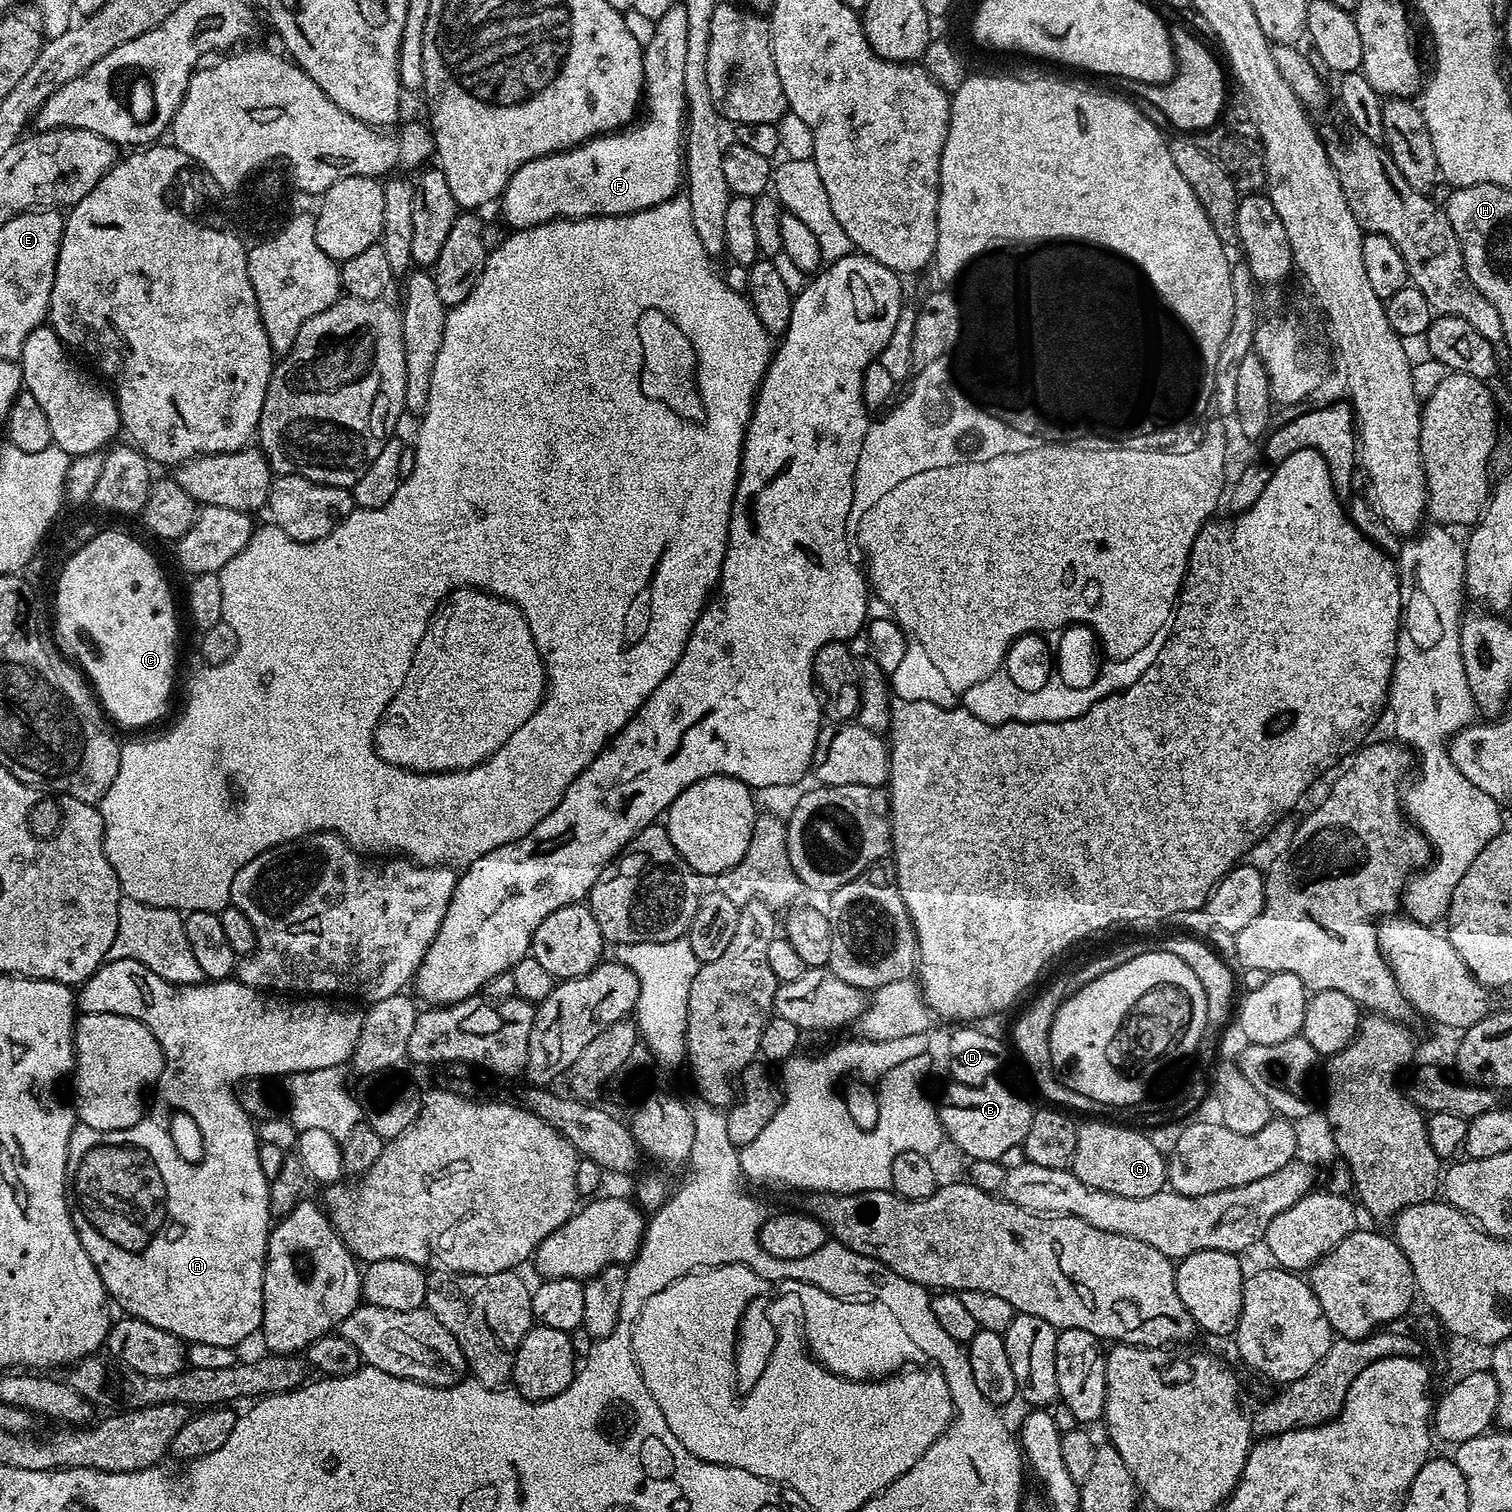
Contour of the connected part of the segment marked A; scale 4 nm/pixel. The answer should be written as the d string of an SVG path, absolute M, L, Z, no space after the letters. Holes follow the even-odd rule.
M108 960L101 964L99 970L86 983L78 988L78 1008L81 1013L105 1012L106 1014L126 1015L144 1023L161 1044L165 1054L164 1080L160 1084L160 1104L156 1104L156 1112L152 1116L144 1113L141 1120L129 1129L103 1132L91 1126L77 1123L70 1134L68 1147L68 1209L76 1227L78 1238L90 1254L94 1266L104 1283L104 1290L121 1308L121 1313L129 1317L150 1322L150 1326L158 1326L158 1330L170 1330L178 1339L192 1343L224 1346L235 1349L247 1336L261 1331L264 1323L264 1263L268 1261L268 1237L273 1218L268 1201L269 1181L262 1174L262 1162L258 1162L261 1143L258 1139L258 1128L253 1117L240 1105L237 1085L245 1078L265 1078L264 1076L283 1076L288 1078L293 1073L320 1070L322 1067L347 1065L352 1058L352 1051L358 1042L358 1034L362 1030L364 1012L361 1009L347 1008L347 1003L331 1004L328 998L281 998L276 994L246 986L240 980L208 980L198 984L181 984L179 986L160 978L142 962L132 960ZM186 1110L189 1121L200 1131L204 1139L204 1157L200 1164L192 1164L189 1158L182 1158L168 1144L166 1125L168 1112Z

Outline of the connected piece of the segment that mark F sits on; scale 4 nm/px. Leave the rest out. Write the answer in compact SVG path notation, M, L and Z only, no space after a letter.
M677 2L662 14L653 28L656 29L648 44L646 40L643 45L646 107L642 119L635 126L594 136L575 148L552 152L523 164L510 178L498 201L509 229L533 228L551 220L625 216L658 206L681 191L686 131L686 10L683 3Z

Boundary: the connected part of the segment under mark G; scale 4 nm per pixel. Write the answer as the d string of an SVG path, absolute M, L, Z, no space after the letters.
M1104 1120L1081 1123L1076 1130L1070 1171L1076 1175L1078 1182L1086 1182L1086 1186L1094 1186L1094 1190L1106 1190L1106 1194L1122 1194L1122 1198L1150 1198L1150 1194L1162 1191L1168 1179L1165 1153L1160 1153L1159 1146L1150 1137L1143 1136L1140 1130L1121 1124L1107 1124Z

